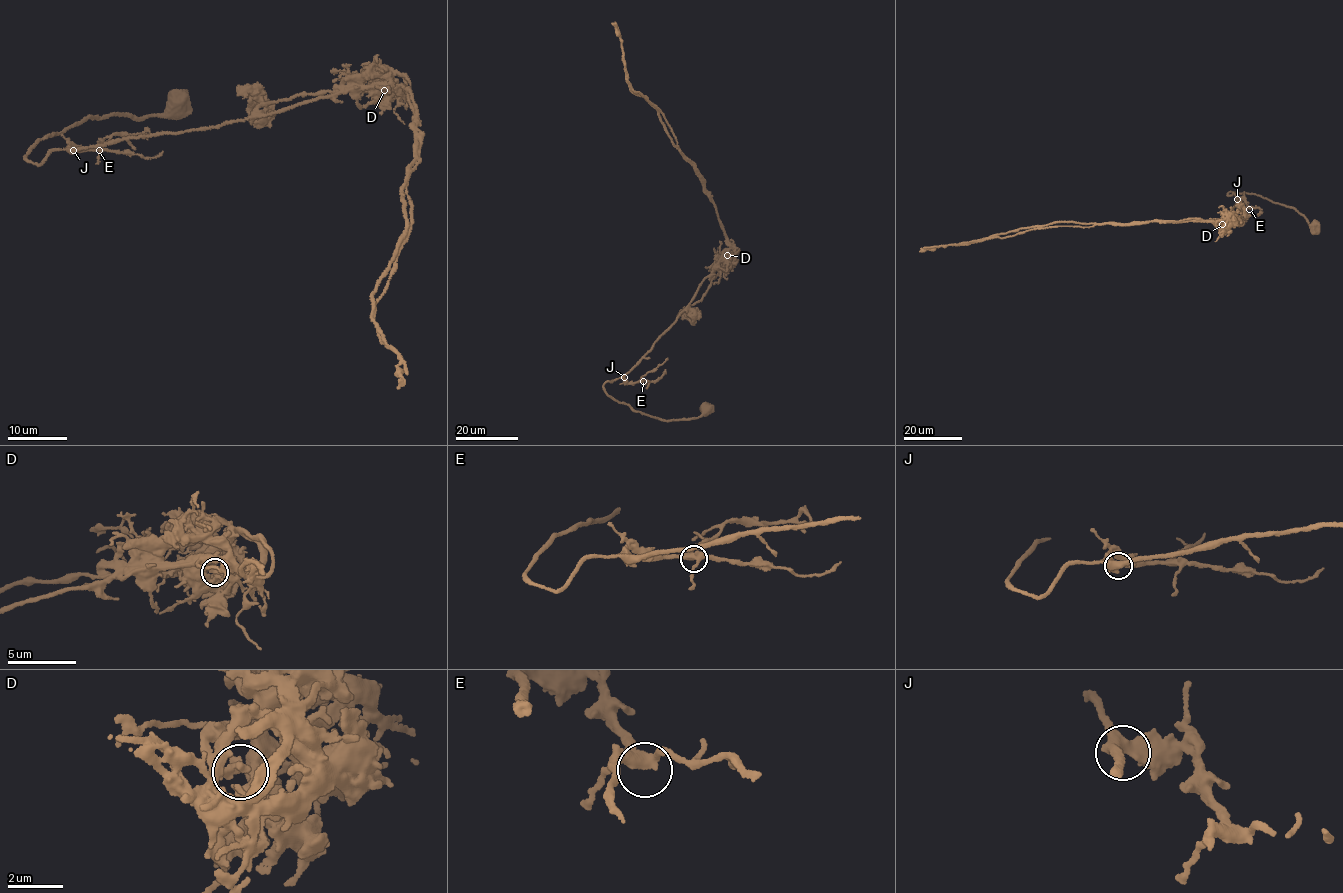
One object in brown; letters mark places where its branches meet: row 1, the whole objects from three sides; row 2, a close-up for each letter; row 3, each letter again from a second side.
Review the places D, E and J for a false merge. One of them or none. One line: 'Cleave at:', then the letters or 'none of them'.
Cleave at: D

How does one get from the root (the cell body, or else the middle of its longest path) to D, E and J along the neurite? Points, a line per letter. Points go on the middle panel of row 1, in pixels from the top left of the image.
D: (705, 409), (698, 417), (661, 420), (615, 401), (603, 384), (622, 377), (638, 364), (727, 255)
E: (705, 409), (698, 417), (663, 421), (619, 403), (603, 387), (605, 382), (622, 377), (628, 383), (643, 381)
J: (705, 409), (698, 417), (667, 421), (642, 414), (615, 401), (605, 391), (605, 382), (624, 377)

